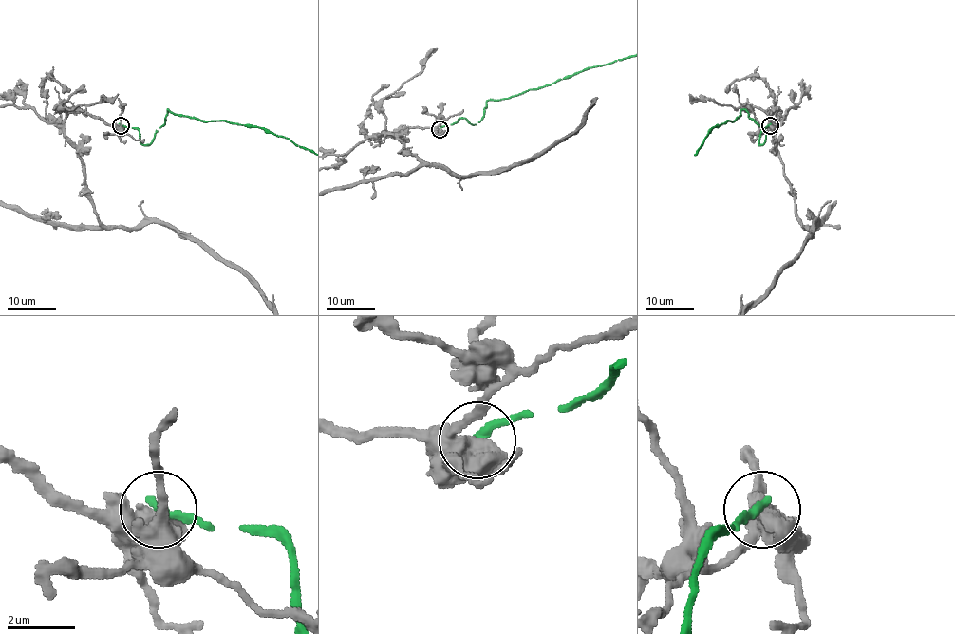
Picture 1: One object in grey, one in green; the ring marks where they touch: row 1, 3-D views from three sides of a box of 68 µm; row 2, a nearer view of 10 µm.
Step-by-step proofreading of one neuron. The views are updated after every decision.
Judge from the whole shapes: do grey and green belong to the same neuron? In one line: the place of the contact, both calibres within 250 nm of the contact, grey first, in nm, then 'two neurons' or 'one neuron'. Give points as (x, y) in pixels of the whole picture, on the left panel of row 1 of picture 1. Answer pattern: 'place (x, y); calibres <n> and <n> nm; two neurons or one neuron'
place (121, 125); calibres 550 and 280 nm; two neurons

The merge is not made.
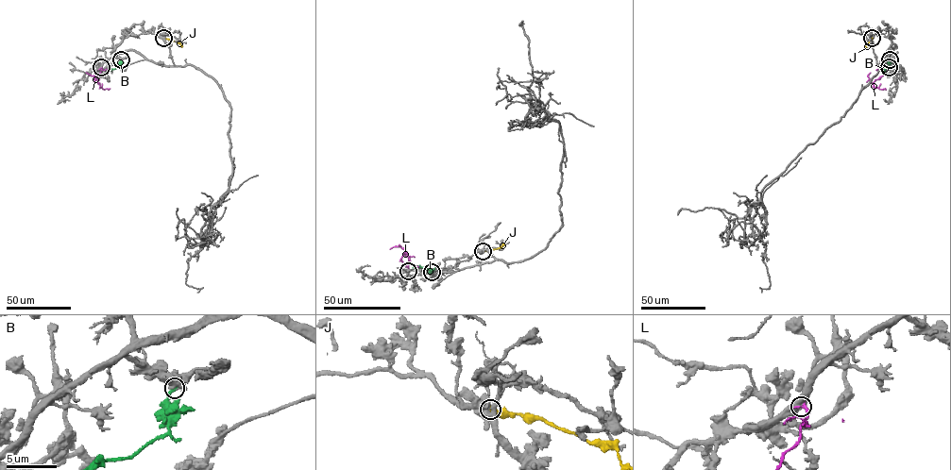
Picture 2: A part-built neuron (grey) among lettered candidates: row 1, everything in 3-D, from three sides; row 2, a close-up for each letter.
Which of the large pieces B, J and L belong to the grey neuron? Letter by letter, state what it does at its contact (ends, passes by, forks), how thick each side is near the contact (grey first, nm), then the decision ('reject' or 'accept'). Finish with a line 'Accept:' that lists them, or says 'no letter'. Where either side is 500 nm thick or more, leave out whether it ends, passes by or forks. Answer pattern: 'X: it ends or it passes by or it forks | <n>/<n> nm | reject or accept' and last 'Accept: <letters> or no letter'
B: 550/240 nm | accept
J: 550/600 nm | reject
L: 500/260 nm | reject
Accept: B

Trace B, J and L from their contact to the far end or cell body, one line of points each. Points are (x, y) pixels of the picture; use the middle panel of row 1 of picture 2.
B: (432, 272), (424, 267), (413, 268)
J: (483, 251), (500, 248), (503, 243)
L: (408, 271), (401, 260), (406, 251), (399, 246), (389, 249)

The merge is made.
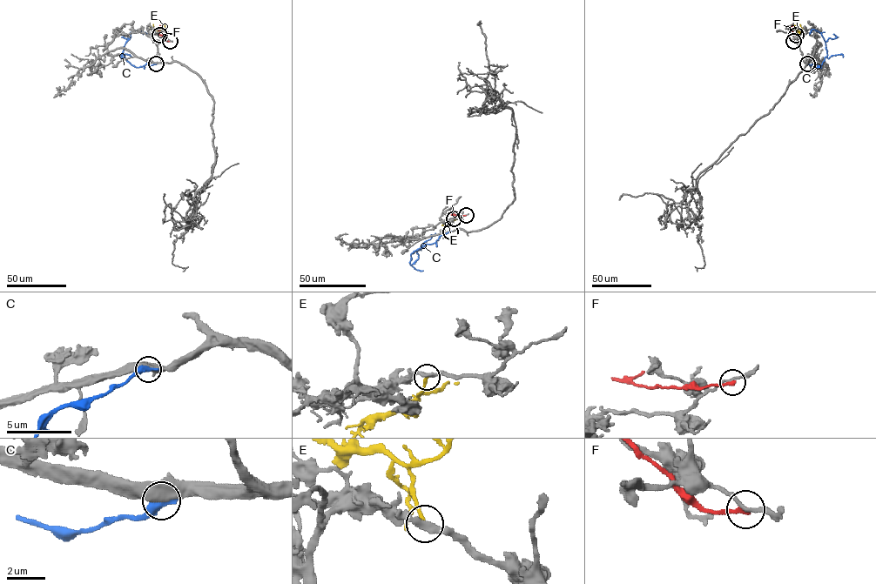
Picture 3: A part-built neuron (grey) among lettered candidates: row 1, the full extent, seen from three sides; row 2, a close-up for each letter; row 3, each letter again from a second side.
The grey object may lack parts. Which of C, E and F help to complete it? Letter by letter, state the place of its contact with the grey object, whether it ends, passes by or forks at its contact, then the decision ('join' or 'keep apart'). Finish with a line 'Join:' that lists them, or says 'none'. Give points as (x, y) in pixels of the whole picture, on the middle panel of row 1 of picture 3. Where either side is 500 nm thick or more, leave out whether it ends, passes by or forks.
C: (450, 231) | keep apart
E: (454, 218) | it ends | keep apart
F: (466, 215) | it ends | keep apart
Join: none

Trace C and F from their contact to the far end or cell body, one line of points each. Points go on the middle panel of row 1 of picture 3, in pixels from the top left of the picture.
C: (450, 231), (412, 253), (421, 250), (431, 235), (440, 234)
F: (466, 215), (454, 214)

